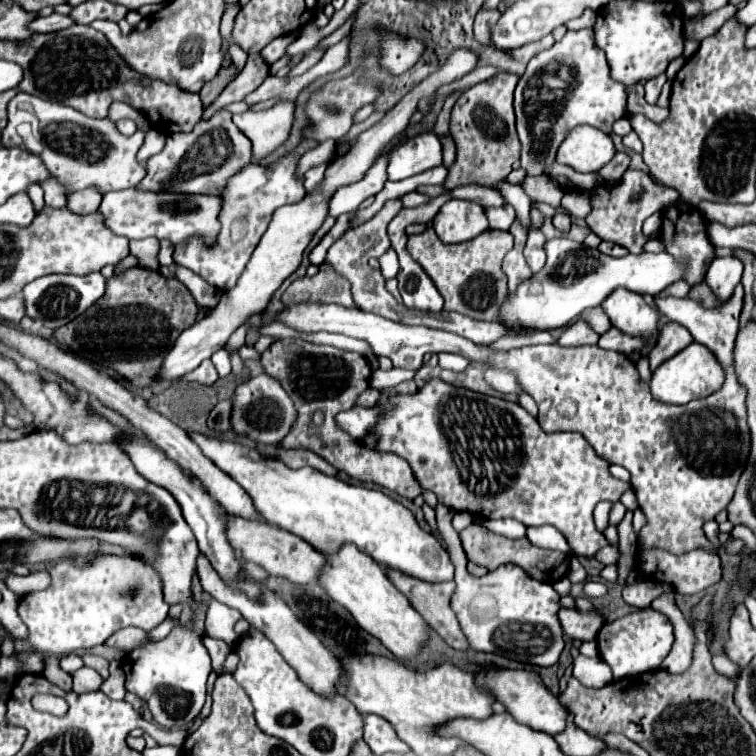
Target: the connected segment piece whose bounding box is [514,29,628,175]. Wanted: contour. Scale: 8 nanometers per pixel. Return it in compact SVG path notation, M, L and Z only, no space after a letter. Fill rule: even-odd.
M592 29L568 31L562 41L554 43L554 47L530 59L526 73L520 77L518 87L514 91L516 129L522 143L522 169L526 169L528 175L542 175L544 167L554 163L560 143L576 125L592 125L604 133L612 133L612 123L626 115L626 97L626 87L610 77L608 61L604 57L604 51L596 47ZM550 65L564 65L572 71L574 77L564 97L560 101L550 101L550 105L554 103L556 107L544 107L548 101L542 101L540 71Z

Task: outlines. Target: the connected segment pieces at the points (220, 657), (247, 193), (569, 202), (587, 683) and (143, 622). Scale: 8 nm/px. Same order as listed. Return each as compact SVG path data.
M202 635L202 641L204 641L204 647L208 649L208 655L210 655L210 659L212 659L212 671L214 671L216 675L222 675L222 673L224 673L222 665L224 665L224 661L226 661L228 653L230 653L230 647L228 647L224 641L212 639L212 637L208 637L208 635Z
M304 141L294 153L276 161L270 167L250 163L240 173L230 177L228 187L222 195L224 205L222 205L222 211L218 217L222 223L222 229L220 229L216 245L208 247L208 245L204 245L204 241L194 237L188 243L176 245L174 263L192 269L202 279L206 279L210 285L214 285L216 289L222 289L222 291L232 289L236 285L238 277L242 275L246 263L250 261L250 255L256 249L260 237L264 235L264 231L272 219L272 213L286 203L298 203L306 195L302 179L296 179L294 171L296 171L296 163L298 163L300 155L304 155L314 145L316 145L316 141Z
M564 193L562 199L562 207L570 209L570 213L574 217L586 217L590 213L590 203L584 195L576 195L576 193Z
M580 655L578 659L574 659L574 677L584 687L604 687L608 685L608 681L612 681L612 671L608 669L608 665L604 665L604 661L600 661L600 657L588 659Z
M96 557L90 567L62 559L50 569L50 575L50 587L24 595L18 607L30 631L28 641L42 653L68 653L80 647L94 647L128 625L152 631L168 617L170 607L162 599L158 573L136 557Z

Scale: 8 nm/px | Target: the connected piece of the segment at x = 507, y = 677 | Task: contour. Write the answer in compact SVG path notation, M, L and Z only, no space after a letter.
M488 667L488 669L482 669L476 673L476 681L480 681L480 685L488 685L488 689L492 689L492 697L496 697L496 701L500 701L518 723L528 725L532 729L546 731L550 735L556 735L566 727L566 713L564 713L562 705L558 703L558 697L554 697L544 687L544 683L536 671Z

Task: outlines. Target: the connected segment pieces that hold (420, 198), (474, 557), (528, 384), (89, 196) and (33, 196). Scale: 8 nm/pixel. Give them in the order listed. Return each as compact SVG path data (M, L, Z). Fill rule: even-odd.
M412 191L412 193L408 193L408 195L402 197L402 205L404 207L418 207L418 205L422 205L426 201L430 201L430 197L426 197L422 193L416 193L416 191Z
M470 525L468 529L464 529L460 533L460 539L462 539L462 547L464 547L466 555L468 555L468 561L484 565L490 571L496 569L498 565L514 563L514 565L520 565L530 577L534 577L538 581L544 581L544 583L554 583L560 577L564 577L566 571L568 571L568 561L570 561L568 555L564 555L560 551L546 551L546 549L534 547L528 539L516 539L516 541L512 541L512 539L506 539L506 537L496 535L492 531L486 531L480 525Z
M738 285L730 301L716 309L704 309L688 297L654 299L658 311L670 321L684 325L694 341L706 345L718 357L726 371L726 383L720 391L686 405L656 401L648 383L640 381L636 365L628 355L604 351L598 345L560 347L554 343L498 351L486 345L476 345L460 335L428 327L410 327L340 305L302 303L282 311L278 319L288 327L306 333L328 331L364 339L374 347L374 353L390 357L394 367L402 369L416 371L426 353L440 351L456 353L488 367L508 369L516 375L524 393L536 401L538 423L546 433L578 431L590 441L600 457L630 471L632 489L646 515L646 525L638 533L638 547L664 549L672 555L682 555L692 549L708 549L710 553L716 553L708 537L704 537L702 525L704 521L714 519L716 513L726 509L732 501L738 477L748 459L750 429L746 423L746 391L736 383L732 369L732 349L738 333L742 295L744 291Z
M86 189L86 191L76 191L68 197L68 209L80 215L88 215L88 213L96 213L100 207L102 195L96 193L94 189Z
M34 184L28 188L27 191L32 203L34 205L34 209L36 209L36 213L40 213L40 209L44 207L44 192L40 185Z

